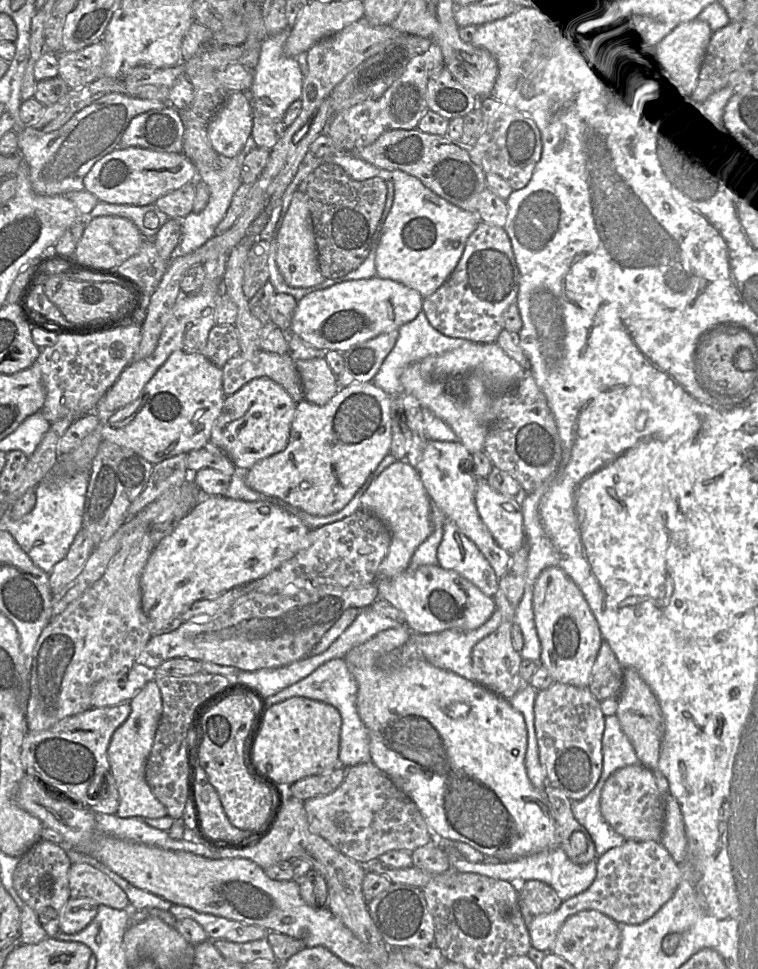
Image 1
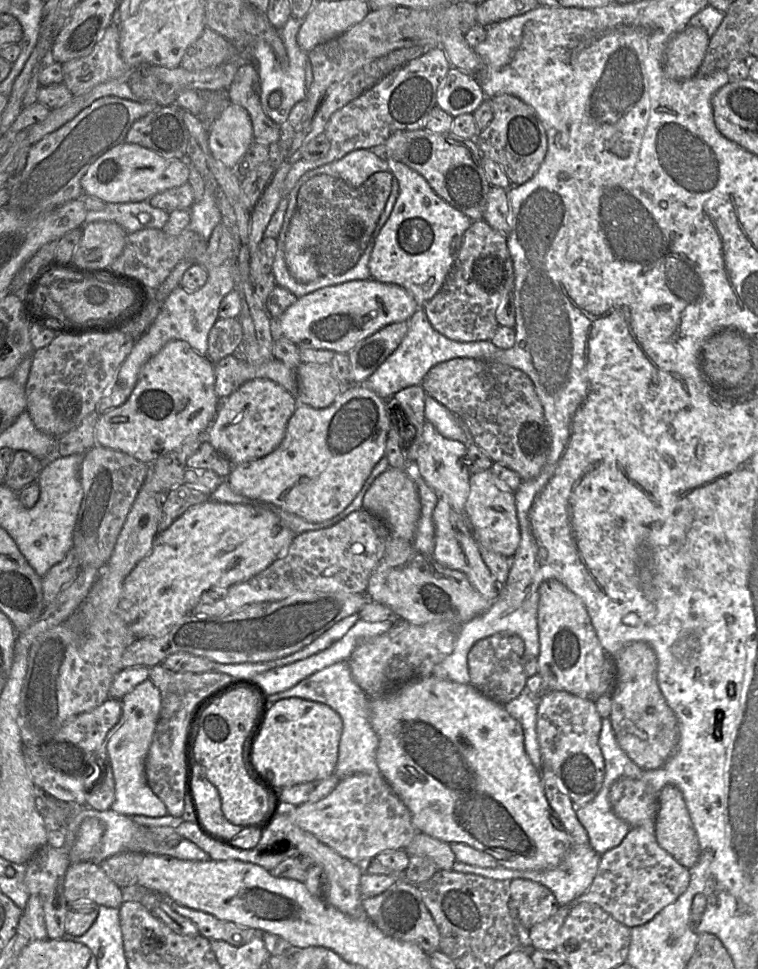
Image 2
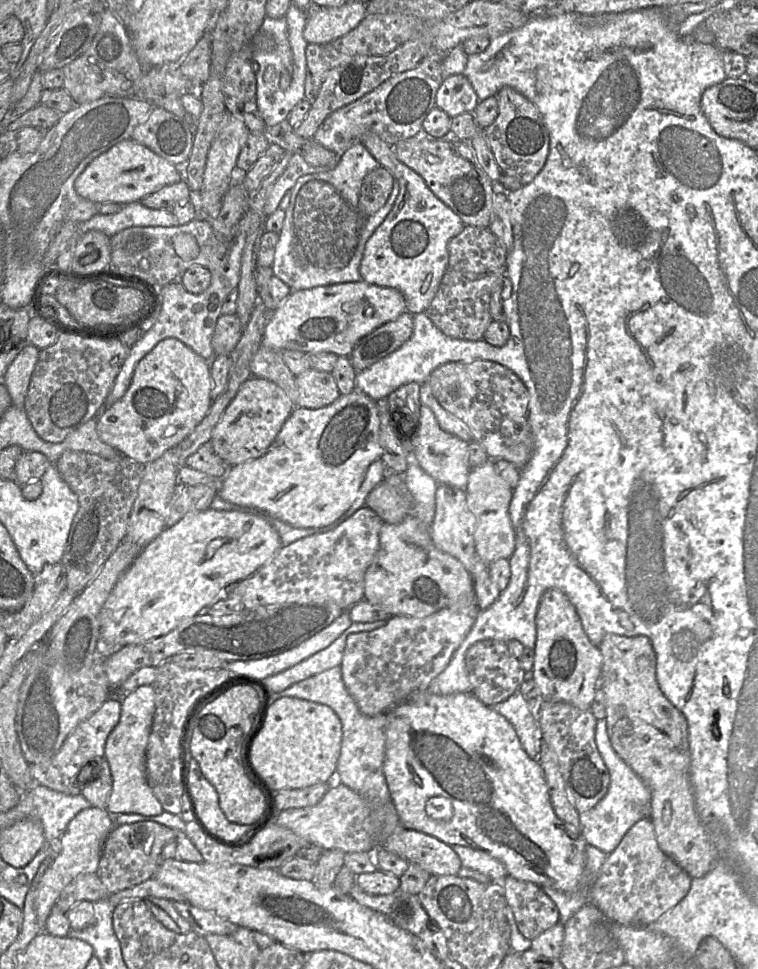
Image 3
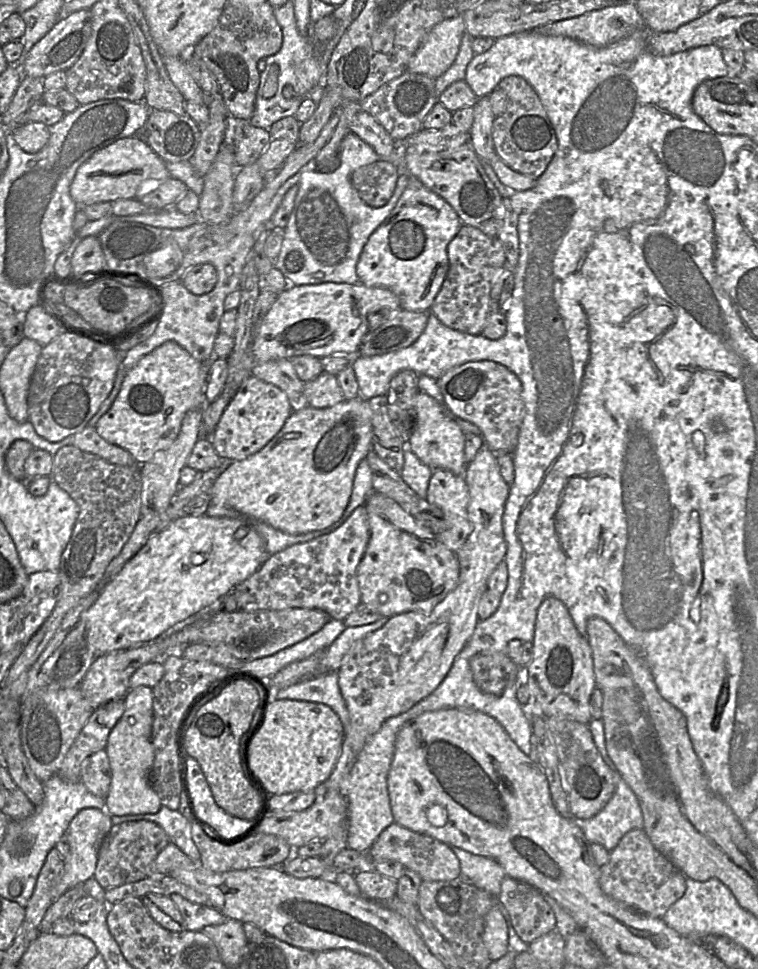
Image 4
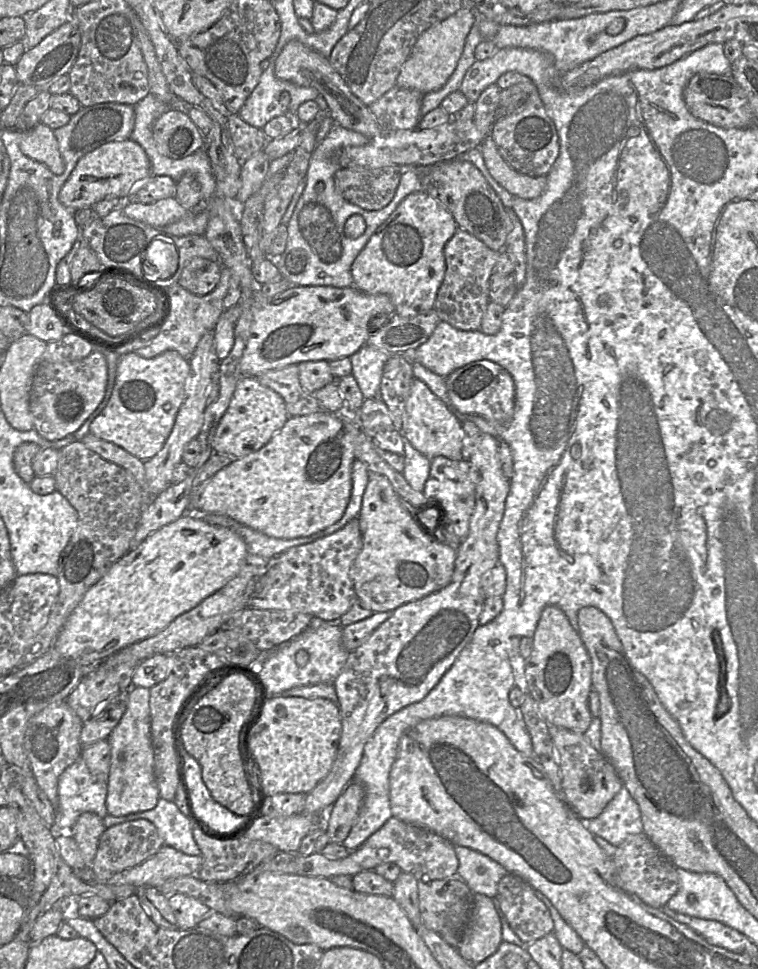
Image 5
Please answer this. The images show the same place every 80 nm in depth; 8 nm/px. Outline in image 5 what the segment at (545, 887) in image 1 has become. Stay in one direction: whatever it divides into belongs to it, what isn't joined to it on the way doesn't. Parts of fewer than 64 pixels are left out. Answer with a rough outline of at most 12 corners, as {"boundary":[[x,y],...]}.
{"boundary":[[506,874],[496,898],[524,943],[553,932],[548,907],[522,878]]}

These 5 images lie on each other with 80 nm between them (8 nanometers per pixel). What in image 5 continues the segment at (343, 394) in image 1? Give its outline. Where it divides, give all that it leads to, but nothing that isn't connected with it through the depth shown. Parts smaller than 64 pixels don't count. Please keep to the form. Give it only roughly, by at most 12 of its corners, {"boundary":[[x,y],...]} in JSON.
{"boundary":[[289,417],[202,513],[294,539],[339,521],[357,417]]}

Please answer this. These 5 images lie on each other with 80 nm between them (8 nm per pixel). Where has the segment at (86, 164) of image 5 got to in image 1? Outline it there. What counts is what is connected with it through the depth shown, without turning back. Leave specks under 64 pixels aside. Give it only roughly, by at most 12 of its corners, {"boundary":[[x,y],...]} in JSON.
{"boundary":[[119,147],[83,179],[99,201],[144,206],[198,179],[184,153]]}

